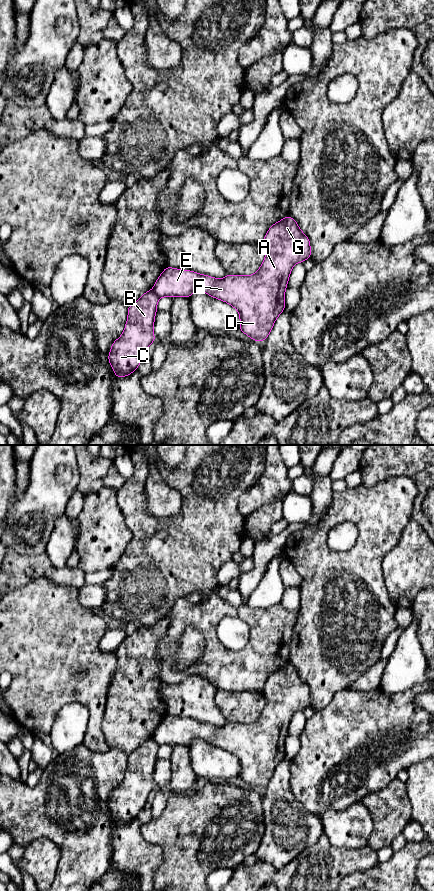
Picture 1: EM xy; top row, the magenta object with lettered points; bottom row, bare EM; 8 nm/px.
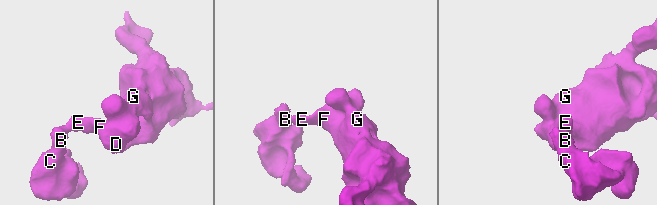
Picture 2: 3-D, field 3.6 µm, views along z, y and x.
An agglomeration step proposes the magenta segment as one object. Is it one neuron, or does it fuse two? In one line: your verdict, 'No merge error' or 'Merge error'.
Merge error

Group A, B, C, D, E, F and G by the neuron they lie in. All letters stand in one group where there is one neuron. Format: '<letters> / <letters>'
A D E F G / B C

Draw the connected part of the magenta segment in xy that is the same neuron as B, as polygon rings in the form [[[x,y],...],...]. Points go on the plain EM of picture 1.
[[[153,738],[144,741],[127,755],[128,766],[122,783],[115,788],[108,803],[116,827],[137,818],[147,796],[156,789],[153,775],[159,745]]]

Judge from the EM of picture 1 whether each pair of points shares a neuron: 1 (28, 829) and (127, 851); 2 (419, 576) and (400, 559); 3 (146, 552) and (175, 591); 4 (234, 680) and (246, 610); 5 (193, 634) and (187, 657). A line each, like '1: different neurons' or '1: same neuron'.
1: different neurons
2: same neuron
3: same neuron
4: same neuron
5: same neuron

